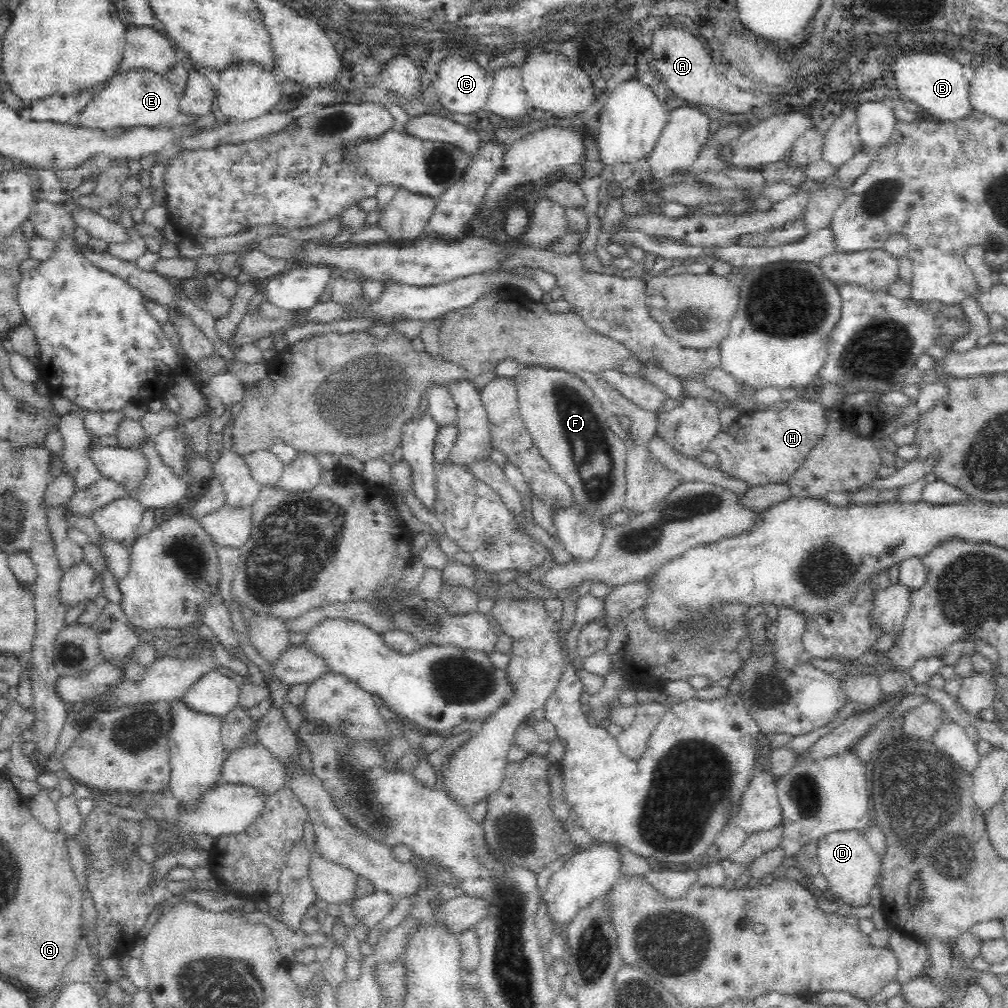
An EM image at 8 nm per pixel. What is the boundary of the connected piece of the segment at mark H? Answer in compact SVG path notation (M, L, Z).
M795 398L782 410L754 410L740 415L727 429L710 441L709 451L716 454L722 471L742 480L747 487L787 483L819 441L827 427L825 408L816 399Z

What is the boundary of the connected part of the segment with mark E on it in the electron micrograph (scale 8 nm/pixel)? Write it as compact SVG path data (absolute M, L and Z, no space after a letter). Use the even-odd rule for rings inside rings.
M138 69L118 74L109 85L98 90L80 114L83 129L108 132L114 130L166 129L170 130L174 118L180 115L180 96L173 89L167 75Z

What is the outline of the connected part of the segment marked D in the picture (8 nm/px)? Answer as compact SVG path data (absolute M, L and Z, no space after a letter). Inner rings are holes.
M832 833L818 843L819 872L828 882L826 890L838 898L840 904L859 907L869 904L870 892L877 886L881 874L882 855L870 846L865 833Z

